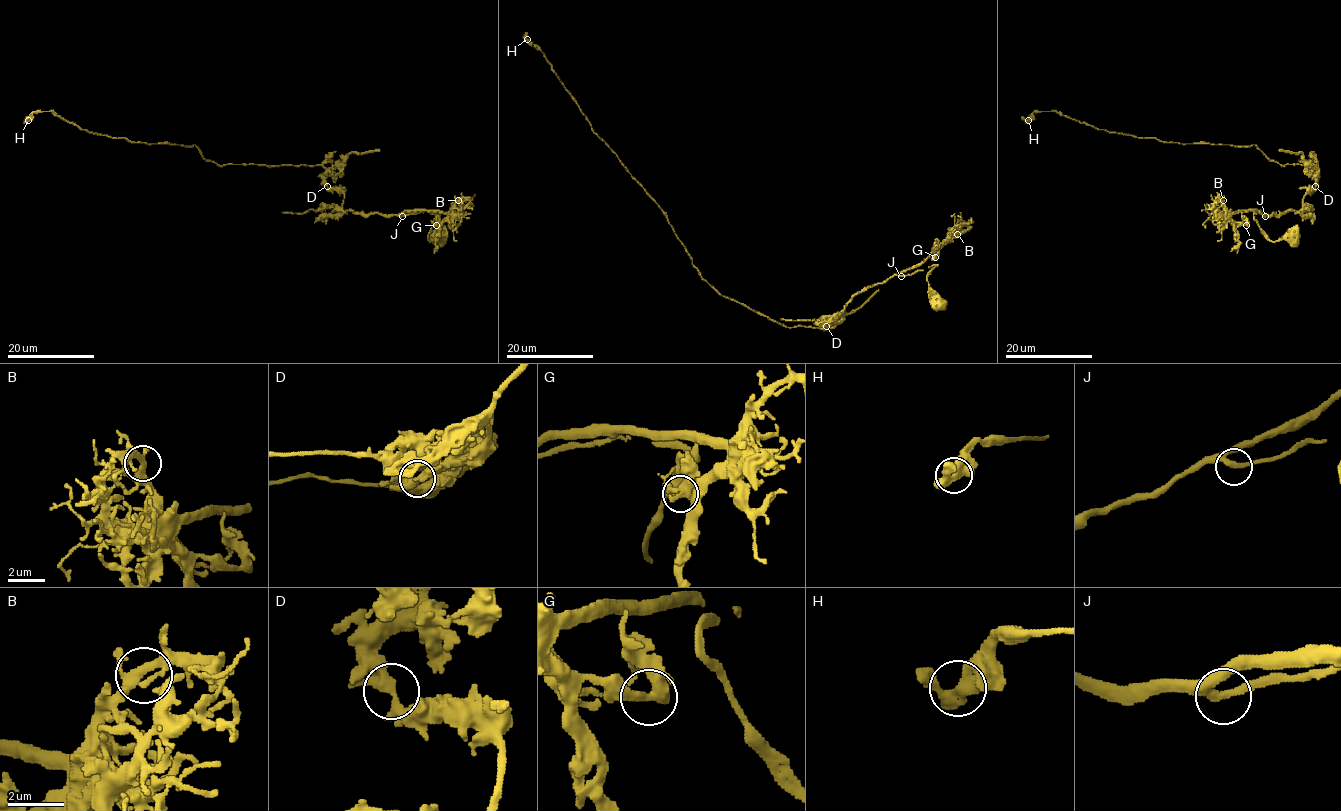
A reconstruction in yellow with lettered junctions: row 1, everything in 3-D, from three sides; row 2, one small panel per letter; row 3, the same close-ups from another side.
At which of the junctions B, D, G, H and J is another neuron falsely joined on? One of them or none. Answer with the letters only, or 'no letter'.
D

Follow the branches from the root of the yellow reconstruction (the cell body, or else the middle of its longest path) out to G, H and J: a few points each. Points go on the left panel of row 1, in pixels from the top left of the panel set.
G: (438, 236), (428, 239), (432, 224), (439, 219), (436, 225)
H: (438, 236), (444, 213), (345, 211), (321, 165), (218, 165), (194, 145), (90, 133), (53, 111), (28, 120)
J: (438, 236), (428, 239), (432, 224), (441, 223), (444, 213), (405, 211), (402, 216)

